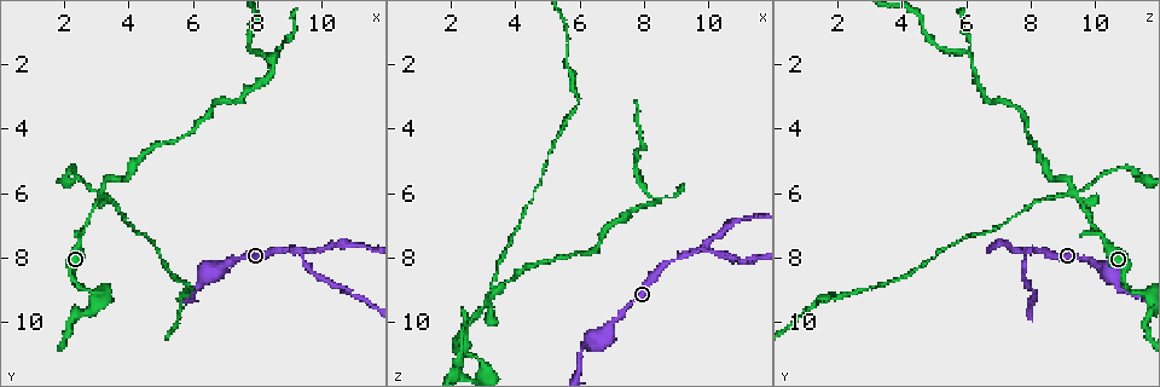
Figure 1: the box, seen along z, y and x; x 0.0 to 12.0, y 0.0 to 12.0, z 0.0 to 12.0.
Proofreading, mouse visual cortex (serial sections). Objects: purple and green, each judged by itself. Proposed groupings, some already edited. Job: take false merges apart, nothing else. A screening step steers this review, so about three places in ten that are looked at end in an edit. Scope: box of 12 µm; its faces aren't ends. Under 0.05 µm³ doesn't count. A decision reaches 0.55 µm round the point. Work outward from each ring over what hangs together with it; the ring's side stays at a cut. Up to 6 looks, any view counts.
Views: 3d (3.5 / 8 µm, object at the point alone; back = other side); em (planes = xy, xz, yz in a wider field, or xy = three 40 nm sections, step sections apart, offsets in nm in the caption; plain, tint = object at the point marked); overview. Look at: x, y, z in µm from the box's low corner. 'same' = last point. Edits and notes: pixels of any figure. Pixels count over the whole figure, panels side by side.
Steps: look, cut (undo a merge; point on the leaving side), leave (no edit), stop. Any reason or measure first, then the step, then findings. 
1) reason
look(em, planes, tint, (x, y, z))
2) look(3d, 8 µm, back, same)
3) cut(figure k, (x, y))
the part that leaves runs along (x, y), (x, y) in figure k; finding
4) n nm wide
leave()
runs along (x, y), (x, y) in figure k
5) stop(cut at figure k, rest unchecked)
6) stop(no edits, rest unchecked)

looks like a crossing
look(3d, 3.5 µm, (3.2, 5.9, 9.4))

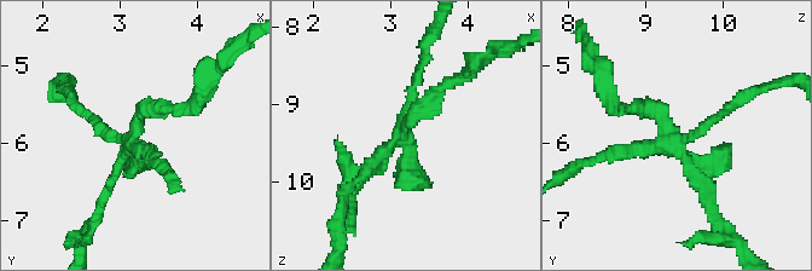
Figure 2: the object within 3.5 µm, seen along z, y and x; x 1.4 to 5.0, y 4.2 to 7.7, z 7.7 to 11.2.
shape alone is not enough
look(em, planes, tint, (3.10, 6.00, 9.30))

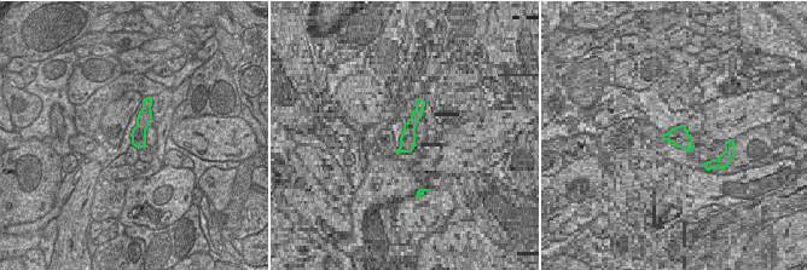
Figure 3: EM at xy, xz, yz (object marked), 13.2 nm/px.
cut(figure 2, (621, 155))
a second cell is stuck on

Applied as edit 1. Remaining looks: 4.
look(overview)

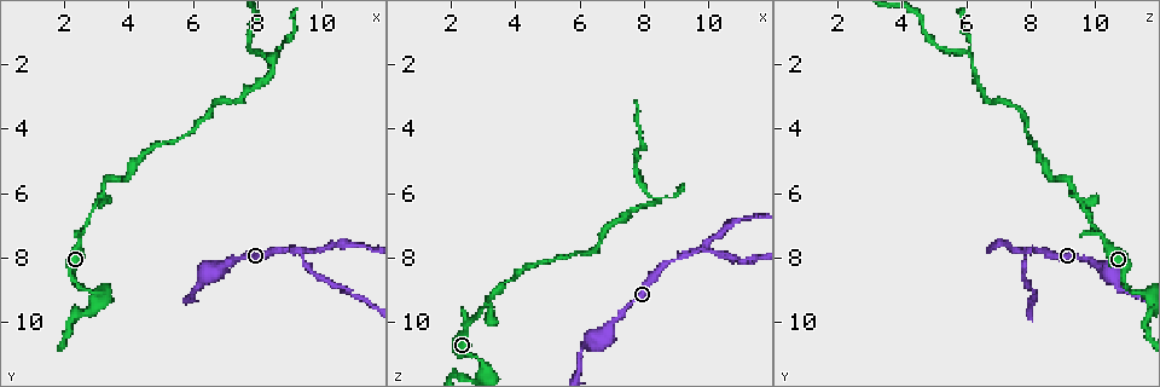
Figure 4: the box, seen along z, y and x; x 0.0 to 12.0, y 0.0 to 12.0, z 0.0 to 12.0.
arms part here
look(3d, 3.5 µm, back, (9.3, 7.8, 8.0))

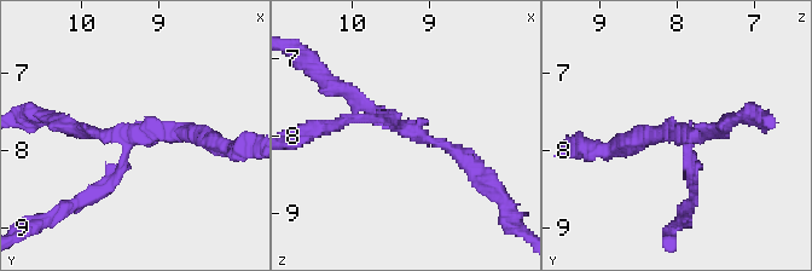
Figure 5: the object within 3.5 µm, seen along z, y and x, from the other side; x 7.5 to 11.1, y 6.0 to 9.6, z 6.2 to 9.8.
3 arms; arms of 150, 150, 200 nm
look(em, xy, step 3, tint, (9.35, 7.85, 7.90))

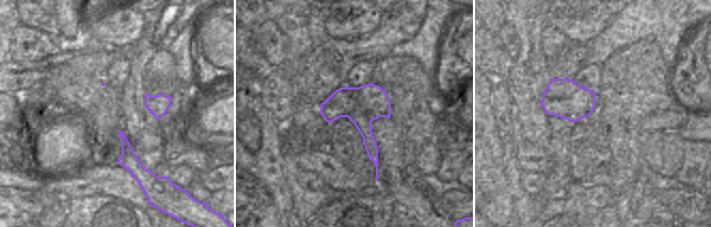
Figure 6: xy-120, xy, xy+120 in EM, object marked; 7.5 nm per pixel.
cut(figure 5, (104, 182))
the part that leaves runs along (128, 146), (99, 191), (51, 217) in figure 5; two cells meet here

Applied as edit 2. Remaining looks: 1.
stop(cut at figure 2, cut at figure 5, rest unchecked)

